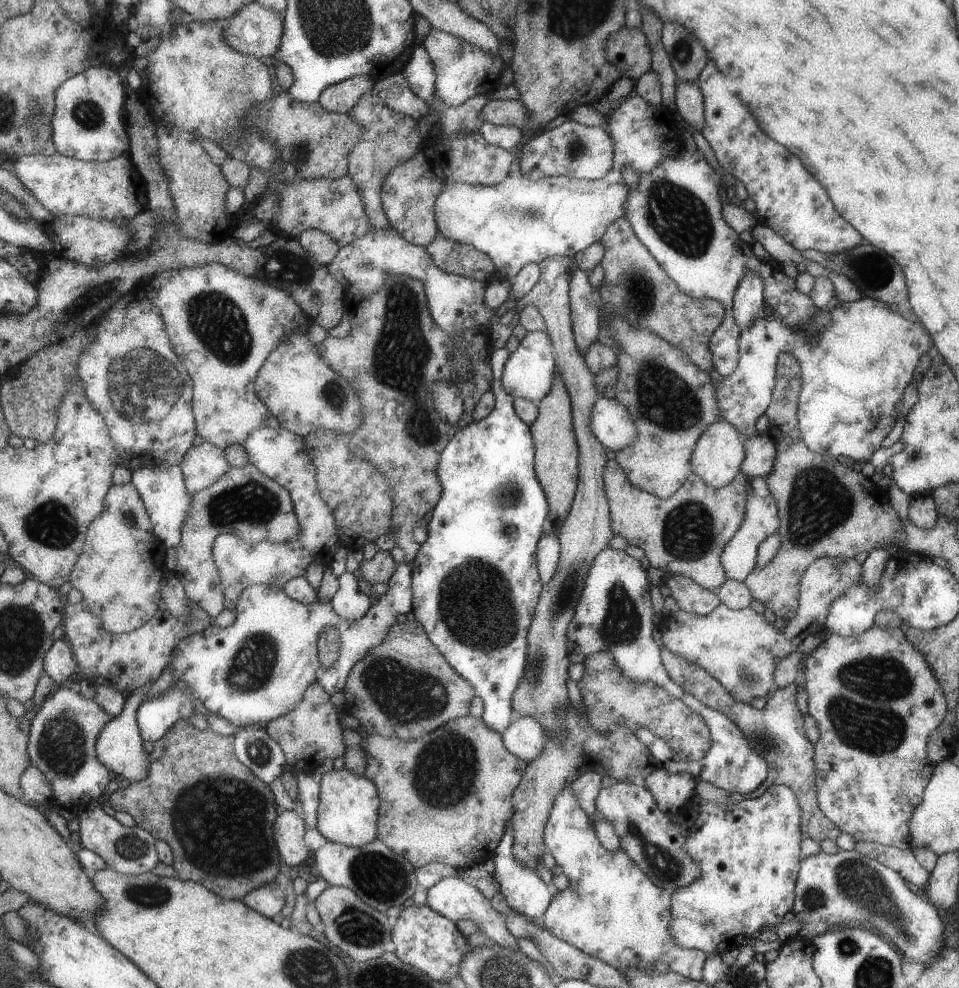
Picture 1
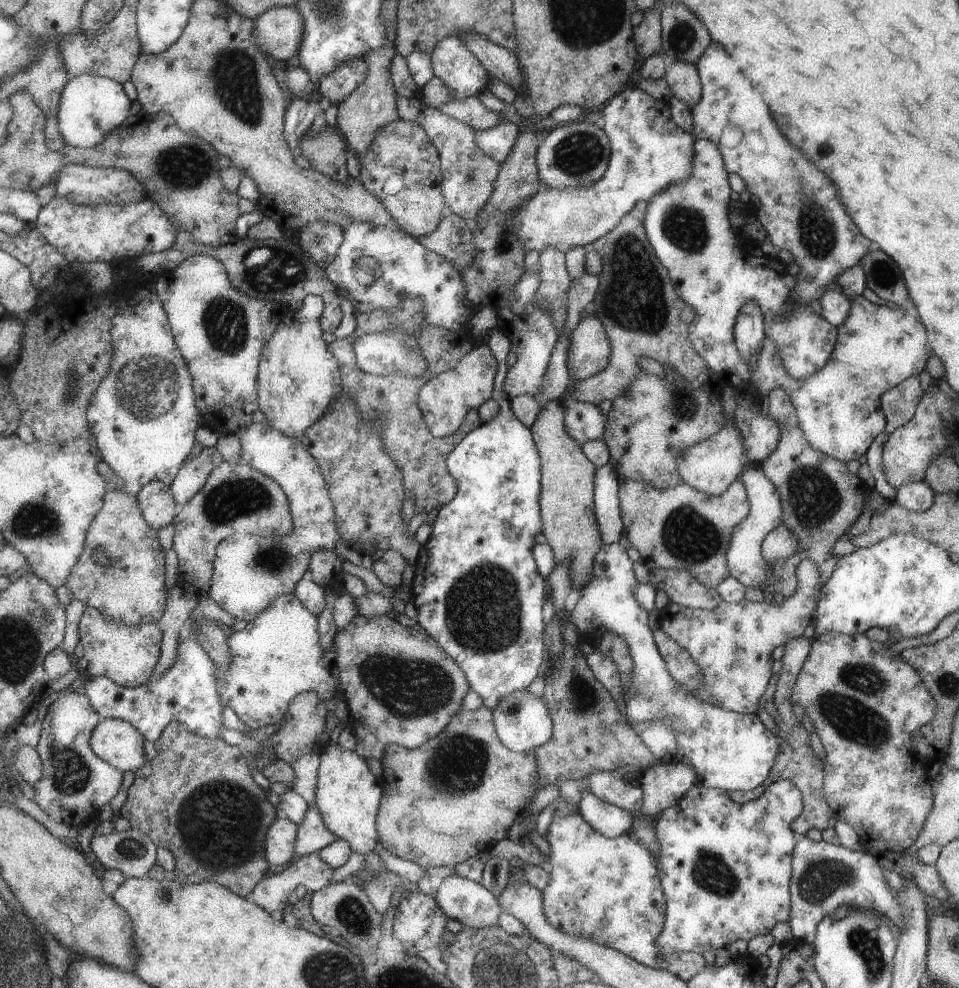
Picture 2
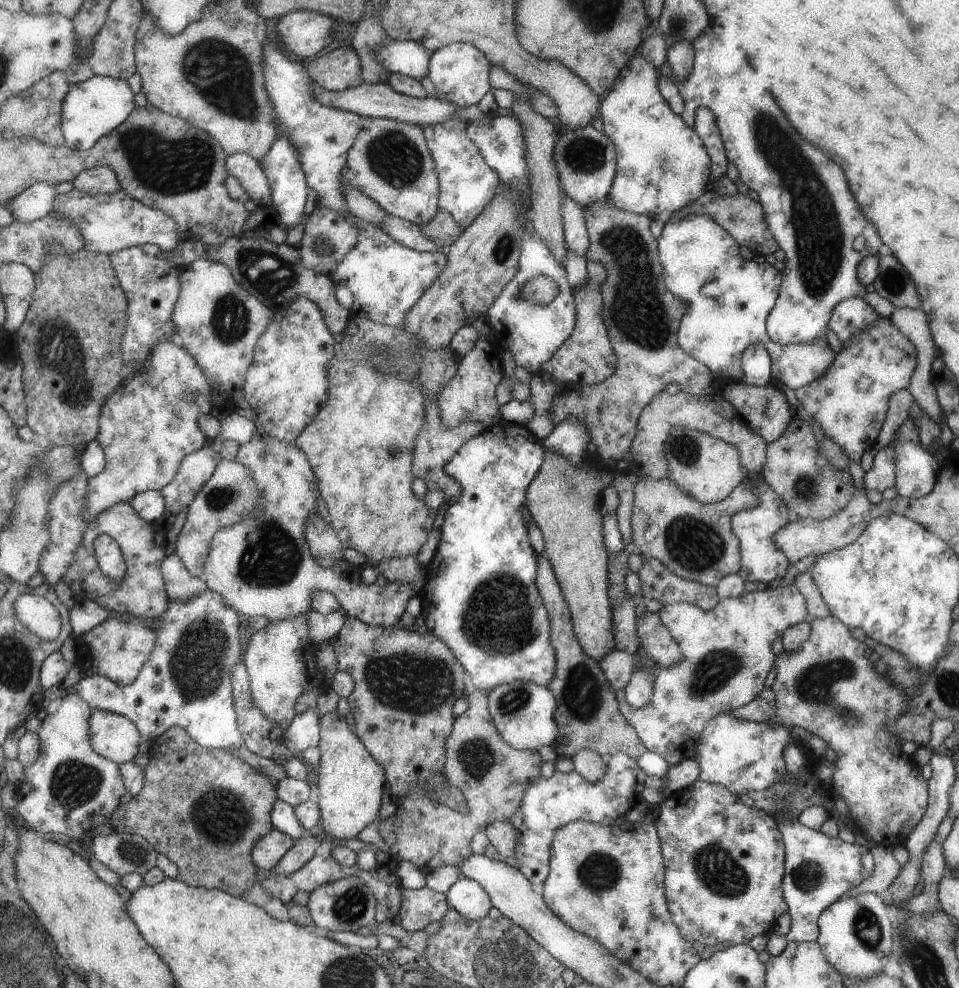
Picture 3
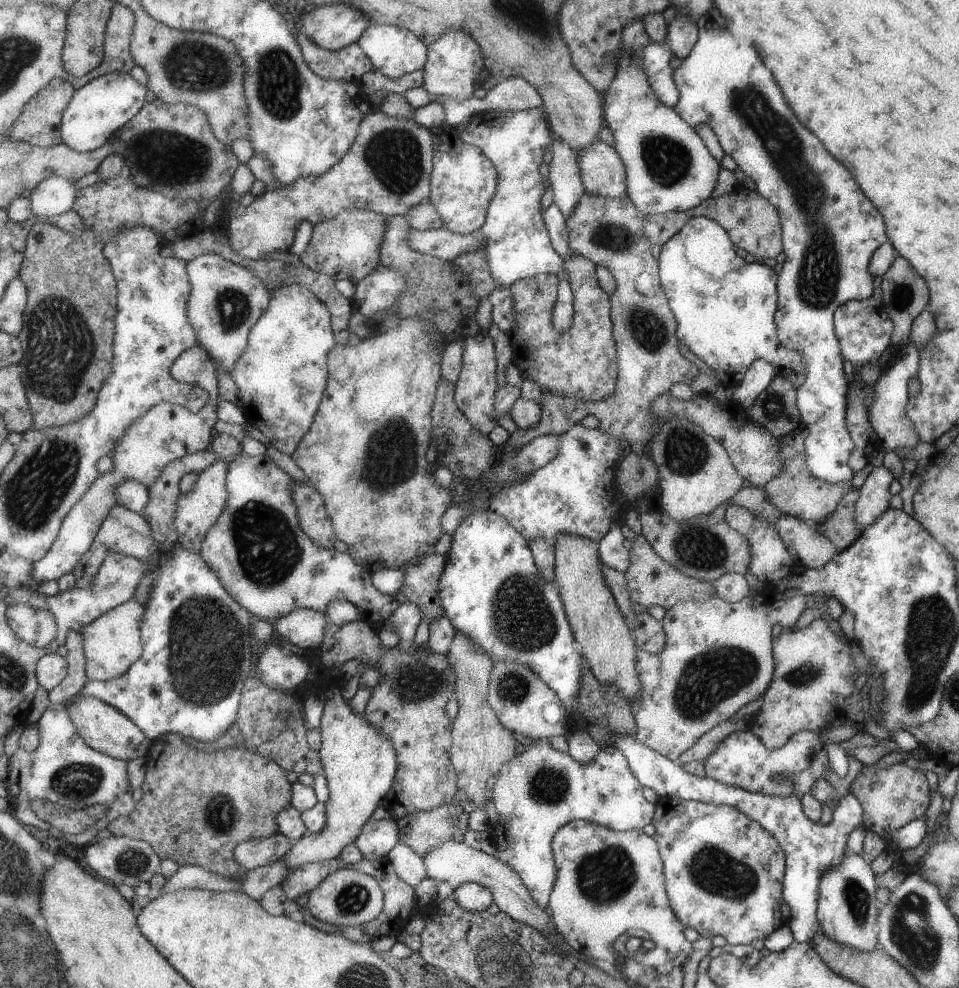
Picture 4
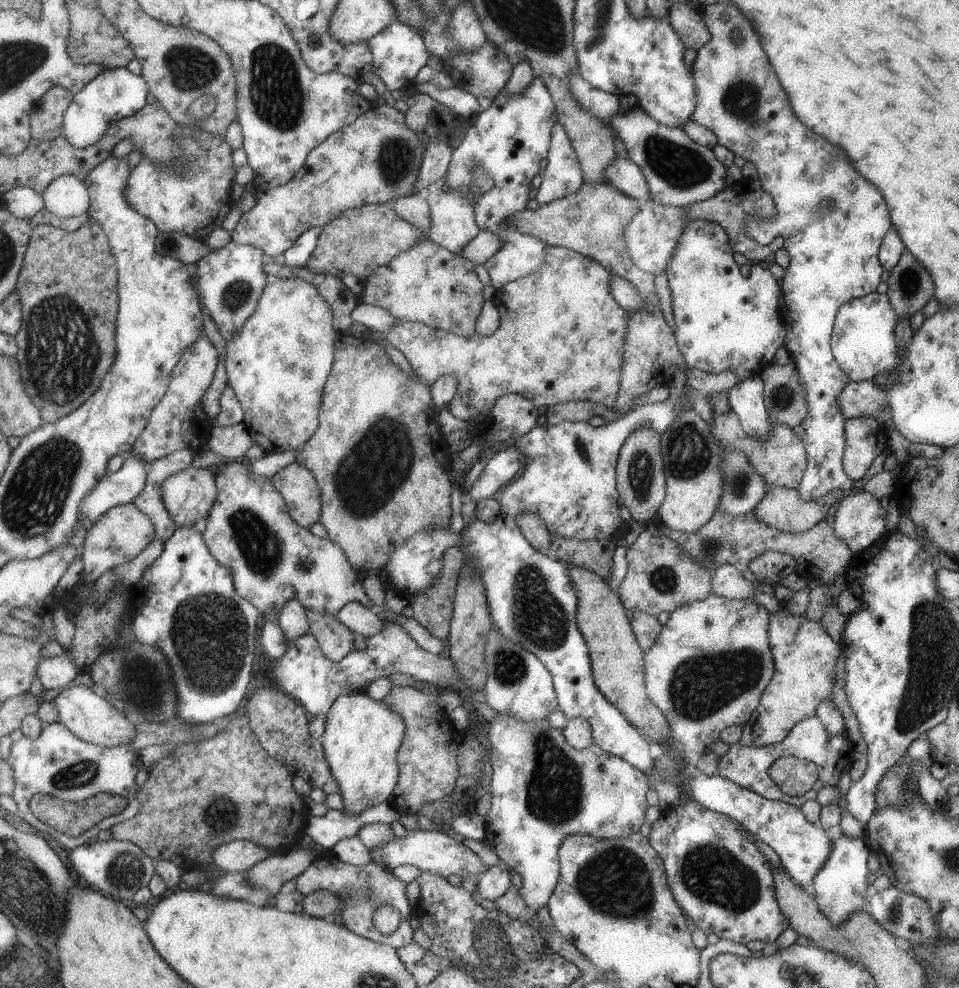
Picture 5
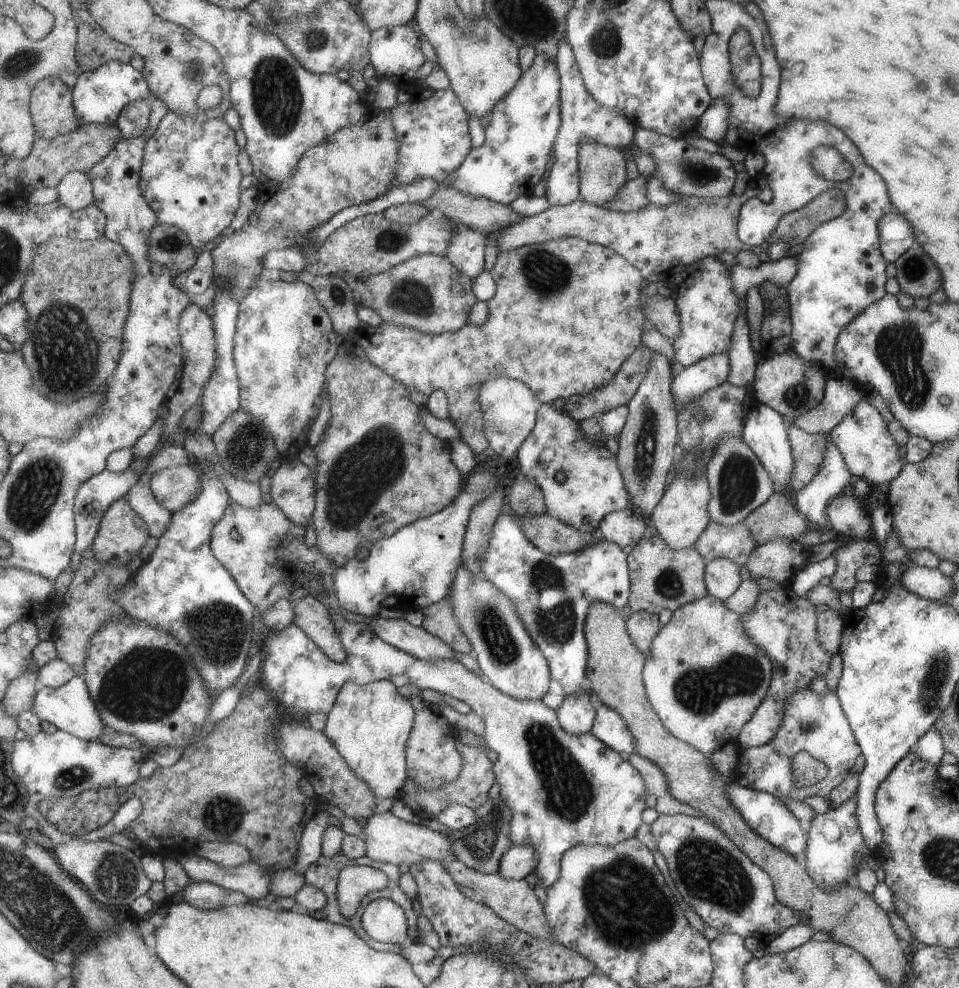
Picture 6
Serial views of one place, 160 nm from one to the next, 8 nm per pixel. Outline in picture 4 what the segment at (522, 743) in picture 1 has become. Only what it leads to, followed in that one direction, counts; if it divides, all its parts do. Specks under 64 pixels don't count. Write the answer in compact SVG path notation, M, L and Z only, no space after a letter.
M507 661L493 662L487 698L503 728L514 734L549 742L553 736L567 733L564 722L567 712L559 696L526 666Z

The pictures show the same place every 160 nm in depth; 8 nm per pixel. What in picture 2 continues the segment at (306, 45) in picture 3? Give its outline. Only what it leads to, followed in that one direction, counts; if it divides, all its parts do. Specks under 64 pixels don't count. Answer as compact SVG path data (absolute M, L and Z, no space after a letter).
M271 7L254 18L252 40L275 60L287 60L298 51L302 16L295 7Z

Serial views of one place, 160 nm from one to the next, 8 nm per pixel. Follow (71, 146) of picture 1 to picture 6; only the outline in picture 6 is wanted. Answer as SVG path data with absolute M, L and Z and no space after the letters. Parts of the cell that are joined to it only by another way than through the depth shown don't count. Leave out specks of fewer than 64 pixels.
M111 61L94 71L85 71L73 88L74 103L81 125L115 125L123 109L137 99L150 99L151 89L144 73L131 63Z

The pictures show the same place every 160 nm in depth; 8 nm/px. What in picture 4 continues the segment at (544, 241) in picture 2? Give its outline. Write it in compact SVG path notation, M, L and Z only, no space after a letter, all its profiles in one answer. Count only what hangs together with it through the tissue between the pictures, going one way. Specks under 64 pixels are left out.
M631 18L625 23L621 41L622 53L618 58L614 80L610 83L609 90L602 94L605 107L602 116L605 118L606 126L611 130L613 148L617 150L625 165L626 197L645 216L697 207L710 196L721 169L720 161L715 160L694 127L687 124L673 108L669 108L658 100L647 82L640 53L649 40L641 19Z

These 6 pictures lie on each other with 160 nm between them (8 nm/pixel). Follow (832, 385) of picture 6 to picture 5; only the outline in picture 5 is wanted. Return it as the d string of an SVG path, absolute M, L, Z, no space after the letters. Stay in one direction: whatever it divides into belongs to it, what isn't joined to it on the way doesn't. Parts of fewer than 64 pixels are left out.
M849 379L835 401L840 406L844 420L849 417L871 417L885 430L894 428L885 386L878 387L872 379L858 381Z

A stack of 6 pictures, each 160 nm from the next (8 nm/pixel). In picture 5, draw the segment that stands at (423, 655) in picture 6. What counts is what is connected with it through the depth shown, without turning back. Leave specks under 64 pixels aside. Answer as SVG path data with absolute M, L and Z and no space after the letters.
M353 601L341 607L334 615L351 632L368 637L375 634L384 623L384 619L378 618L374 608L367 608Z

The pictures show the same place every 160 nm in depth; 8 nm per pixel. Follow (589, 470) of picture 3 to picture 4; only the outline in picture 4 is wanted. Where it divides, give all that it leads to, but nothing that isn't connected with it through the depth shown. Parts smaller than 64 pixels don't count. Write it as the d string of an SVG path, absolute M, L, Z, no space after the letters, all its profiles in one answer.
M561 533L551 542L554 552L554 581L558 587L558 595L562 599L570 629L573 632L574 640L580 647L582 658L590 668L592 675L603 685L615 685L624 697L631 702L638 699L638 692L641 685L638 673L635 672L636 654L639 652L635 648L631 627L624 622L625 616L619 610L614 601L614 595L608 588L604 580L603 572L600 569L600 555L597 544L586 538L571 533Z

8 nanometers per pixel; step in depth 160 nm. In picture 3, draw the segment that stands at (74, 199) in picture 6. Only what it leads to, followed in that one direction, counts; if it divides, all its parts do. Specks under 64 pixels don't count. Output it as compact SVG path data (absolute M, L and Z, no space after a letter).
M35 183L13 197L7 207L14 212L17 221L30 223L50 214L57 195L54 185Z

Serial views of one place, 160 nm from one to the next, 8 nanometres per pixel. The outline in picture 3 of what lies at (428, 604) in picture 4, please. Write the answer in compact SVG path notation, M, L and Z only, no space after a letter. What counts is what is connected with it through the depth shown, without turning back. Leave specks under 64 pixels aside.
M393 557L379 561L376 567L379 574L382 574L388 583L391 581L398 585L411 583L416 594L420 592L424 581L425 567L417 562L416 557Z

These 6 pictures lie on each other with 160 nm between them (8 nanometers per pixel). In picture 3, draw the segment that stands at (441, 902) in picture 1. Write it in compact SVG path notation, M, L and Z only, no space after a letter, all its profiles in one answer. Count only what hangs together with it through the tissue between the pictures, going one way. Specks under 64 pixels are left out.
M467 877L458 878L444 892L448 906L463 918L476 921L487 916L492 904L489 895L478 882Z

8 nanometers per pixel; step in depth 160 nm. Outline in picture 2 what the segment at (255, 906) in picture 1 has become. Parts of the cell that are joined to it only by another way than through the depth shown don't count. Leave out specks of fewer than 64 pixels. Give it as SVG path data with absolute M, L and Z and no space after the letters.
M316 852L303 855L282 872L260 880L244 899L259 905L268 913L281 912L293 900L292 890L296 886L300 884L305 890L318 891L329 884L332 874L333 869Z

